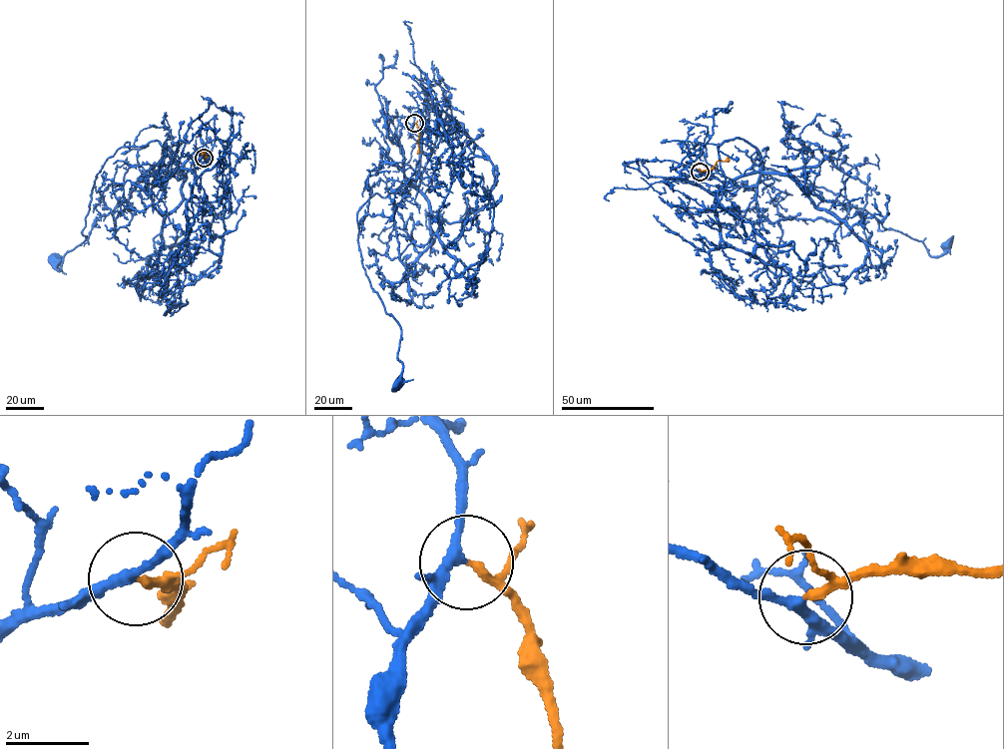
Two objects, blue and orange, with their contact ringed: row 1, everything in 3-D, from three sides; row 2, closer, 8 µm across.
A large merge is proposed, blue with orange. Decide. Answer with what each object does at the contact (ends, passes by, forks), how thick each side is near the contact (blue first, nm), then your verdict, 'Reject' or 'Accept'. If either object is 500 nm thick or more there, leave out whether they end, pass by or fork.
At the ring blue passes by. At the ring orange passes by. Thickness 220 nm (blue) against 130 nm. Accept

